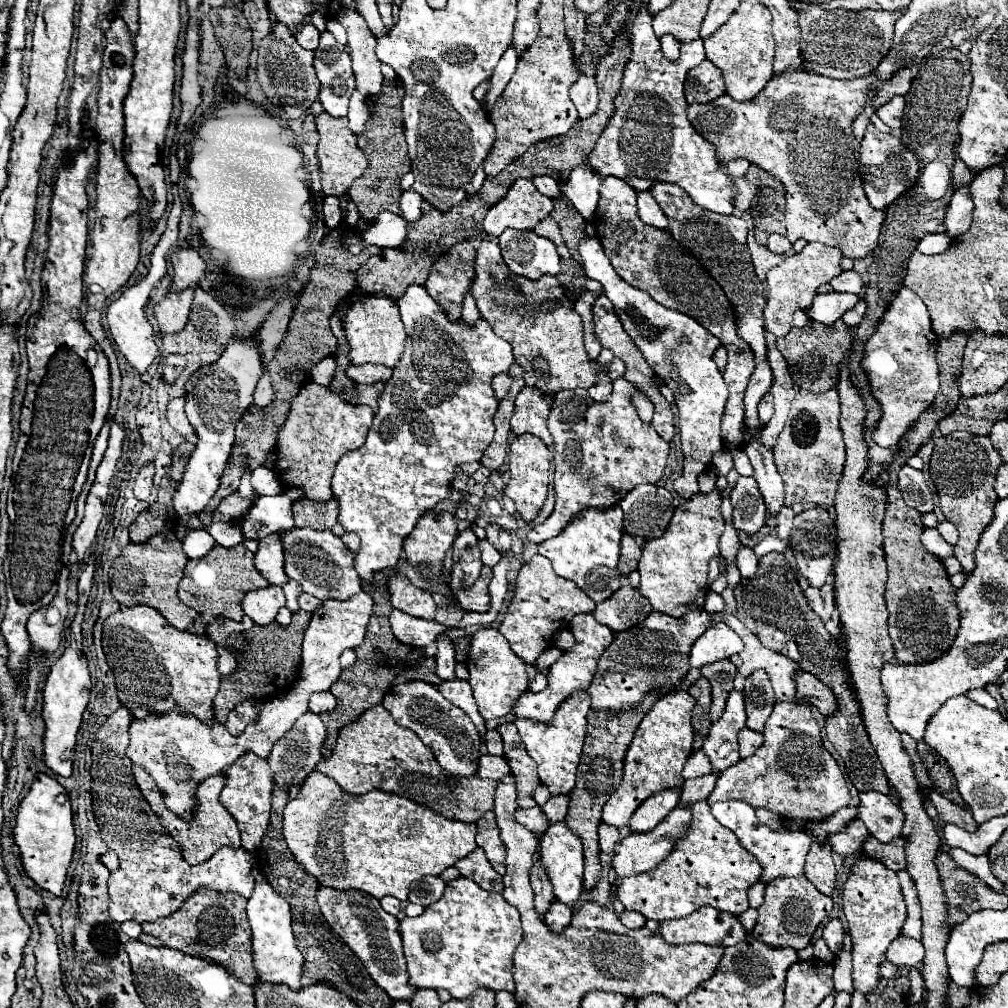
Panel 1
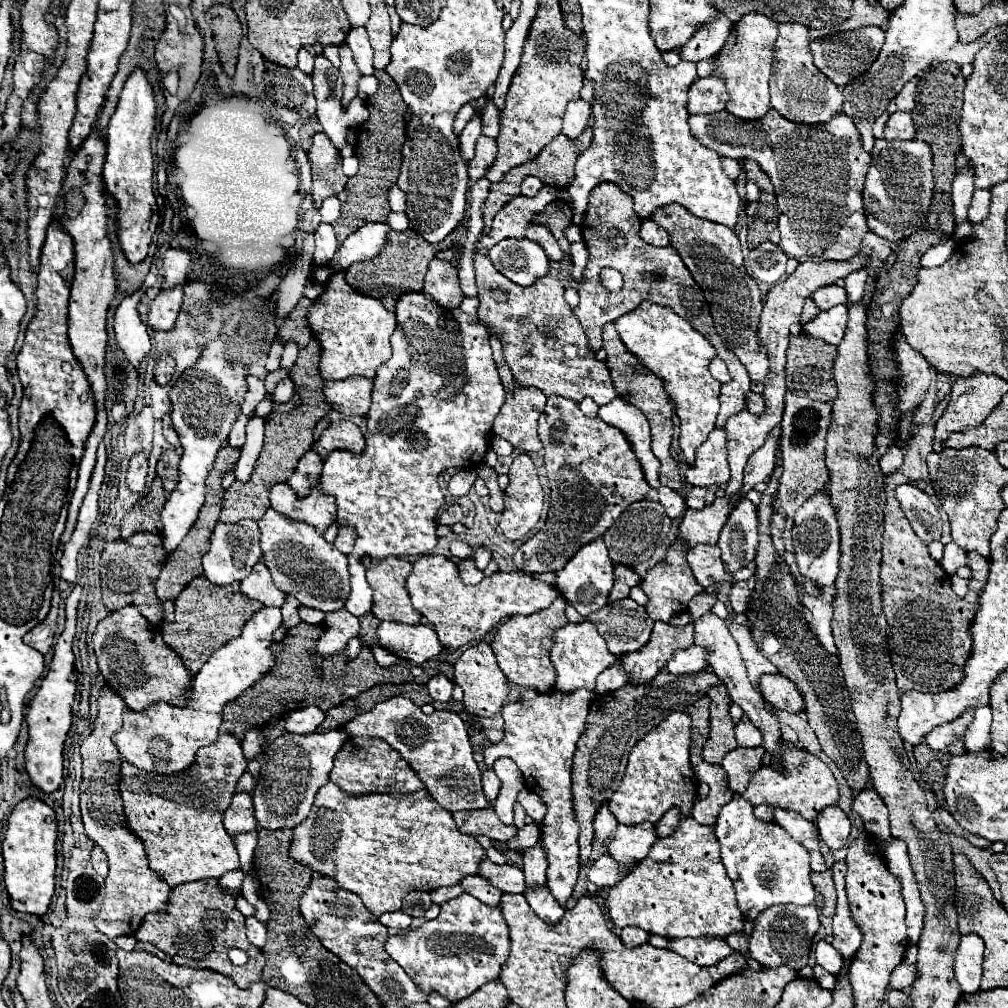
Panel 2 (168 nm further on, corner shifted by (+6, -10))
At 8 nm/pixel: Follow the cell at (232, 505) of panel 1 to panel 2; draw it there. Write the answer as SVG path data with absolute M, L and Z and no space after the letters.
M312 339L304 349L300 349L298 361L294 363L292 375L290 375L292 381L296 383L296 393L288 403L282 403L282 405L274 403L274 409L266 419L264 447L262 447L262 453L260 453L256 465L254 465L252 477L250 477L248 483L242 483L242 485L234 481L226 489L226 493L240 493L240 497L226 497L224 499L224 507L222 507L220 519L218 519L220 523L232 523L232 521L240 521L240 519L260 519L260 517L264 517L266 509L270 507L270 499L268 499L270 487L274 483L286 483L292 477L300 457L314 443L312 429L318 423L318 419L326 417L328 411L330 411L328 403L324 401L324 391L322 391L326 381L320 375L320 355L322 355L322 349L320 349L318 339Z

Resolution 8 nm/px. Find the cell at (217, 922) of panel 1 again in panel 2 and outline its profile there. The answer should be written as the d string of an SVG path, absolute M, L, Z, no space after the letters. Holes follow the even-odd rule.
M204 879L184 883L172 889L172 897L168 901L168 909L164 913L150 913L144 917L142 925L134 933L138 941L146 941L162 949L176 965L196 967L196 969L210 969L222 973L242 989L250 983L262 979L262 969L266 965L264 955L258 947L252 947L244 933L244 915L236 909L236 901L232 895L224 893L218 887L218 879ZM238 947L248 953L248 963L236 967L228 959L228 951Z

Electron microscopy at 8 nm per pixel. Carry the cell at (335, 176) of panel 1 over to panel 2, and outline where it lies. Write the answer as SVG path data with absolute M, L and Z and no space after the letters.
M314 133L312 147L308 151L312 163L312 197L314 207L320 209L322 201L332 195L340 195L348 177L342 173L342 157L336 147L332 147L326 133Z

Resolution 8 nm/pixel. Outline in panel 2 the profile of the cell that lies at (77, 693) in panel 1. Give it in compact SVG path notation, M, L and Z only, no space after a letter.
M76 587L68 599L66 599L66 629L60 635L56 647L54 647L54 659L50 663L50 669L46 677L42 679L42 685L36 693L36 697L28 705L26 723L30 741L26 745L24 757L26 757L26 771L36 787L40 787L46 793L52 793L62 783L62 767L64 767L64 741L72 725L72 703L76 695L76 683L74 683L74 655L72 655L72 639L76 629L76 609L78 601L82 597L82 587Z

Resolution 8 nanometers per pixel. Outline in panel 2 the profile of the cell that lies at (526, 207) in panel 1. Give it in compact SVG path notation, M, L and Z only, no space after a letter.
M544 185L540 189L540 193L534 195L534 197L524 197L524 195L512 197L496 213L492 229L490 229L488 235L480 237L480 245L484 249L490 249L500 239L506 239L506 237L522 239L526 229L528 229L528 225L532 225L532 217L536 213L540 213L552 199L554 199L554 195L552 195L552 189L548 185Z

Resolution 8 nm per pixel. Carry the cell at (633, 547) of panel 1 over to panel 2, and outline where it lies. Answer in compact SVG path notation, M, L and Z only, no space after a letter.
M616 565L614 573L616 573L616 581L614 581L614 589L612 589L612 593L610 593L610 601L628 597L630 587L640 585L640 581L642 581L640 575L638 575L634 569L628 569L626 565Z

